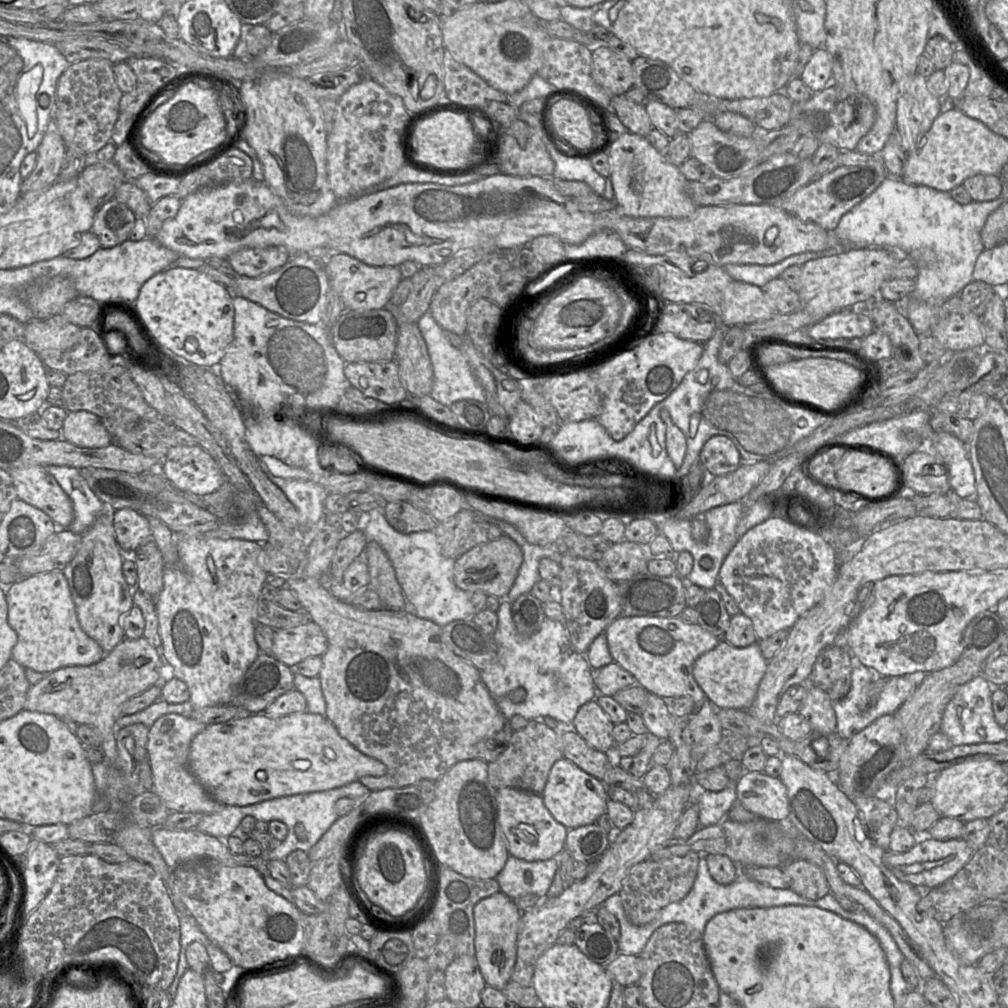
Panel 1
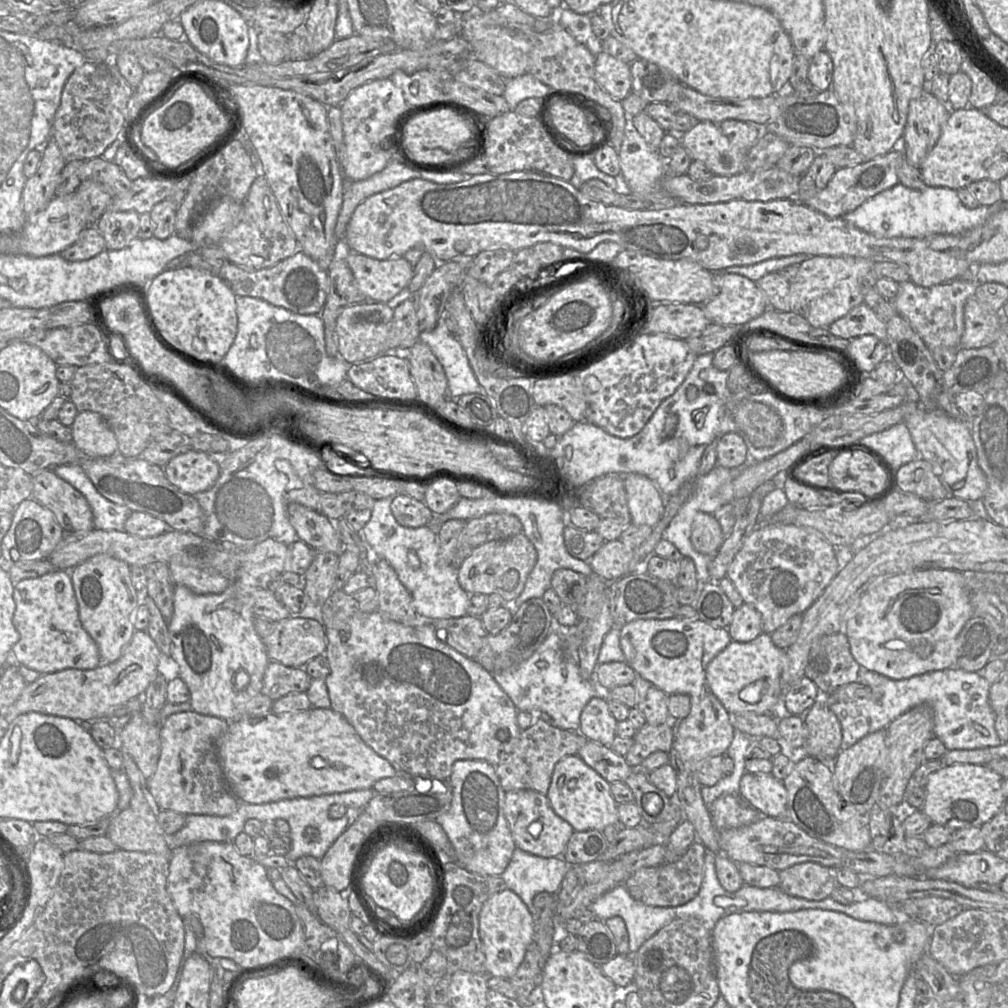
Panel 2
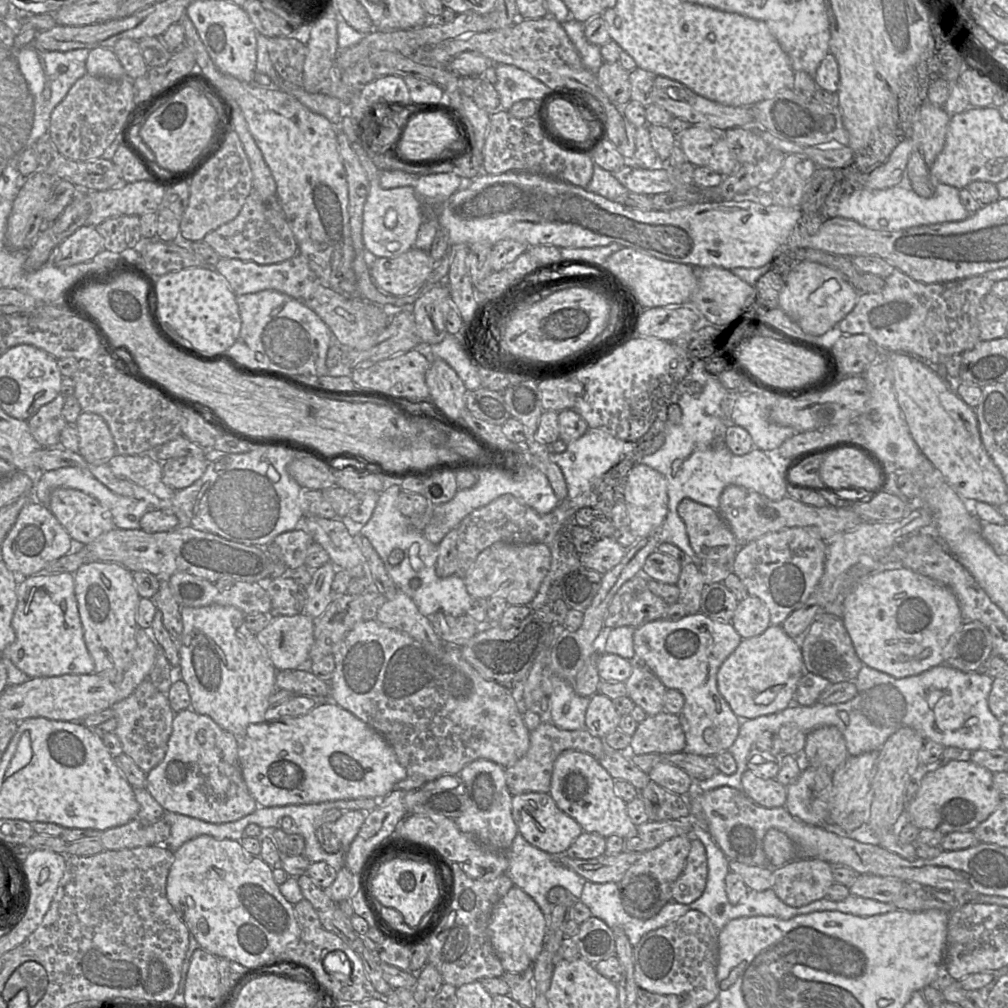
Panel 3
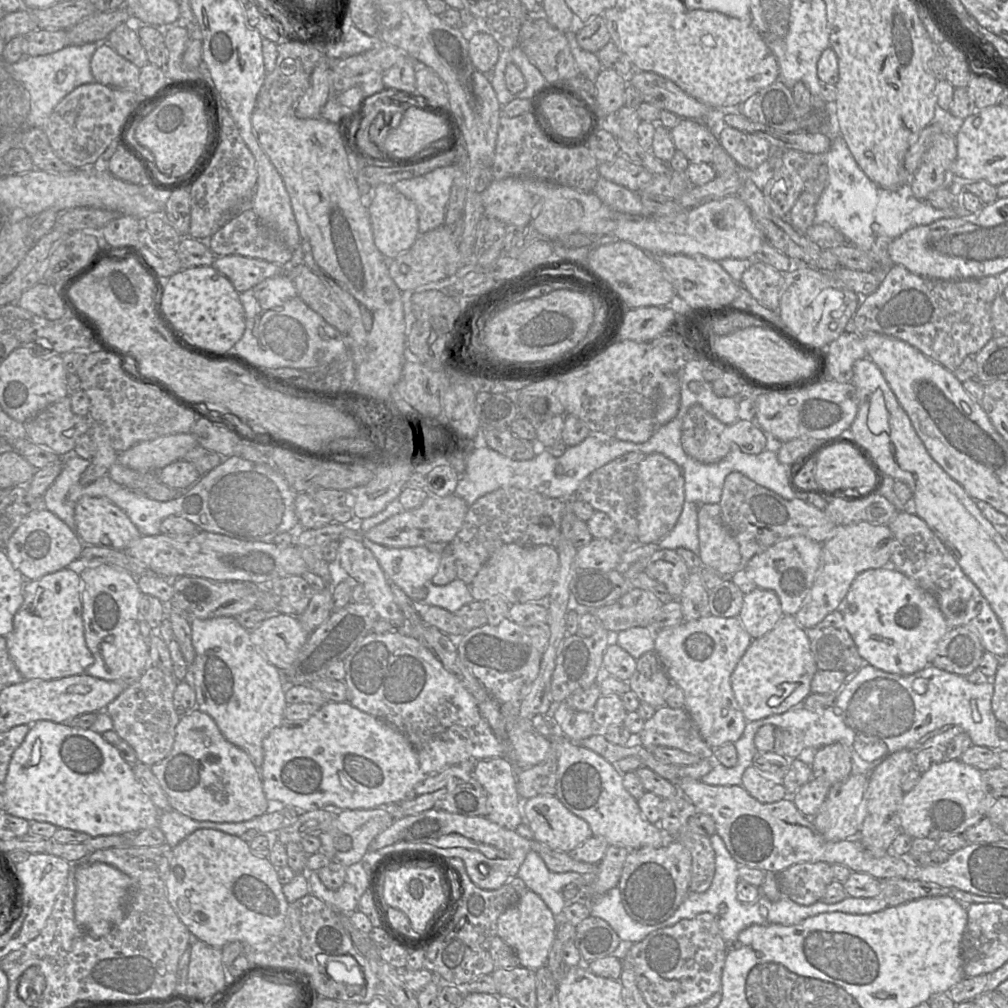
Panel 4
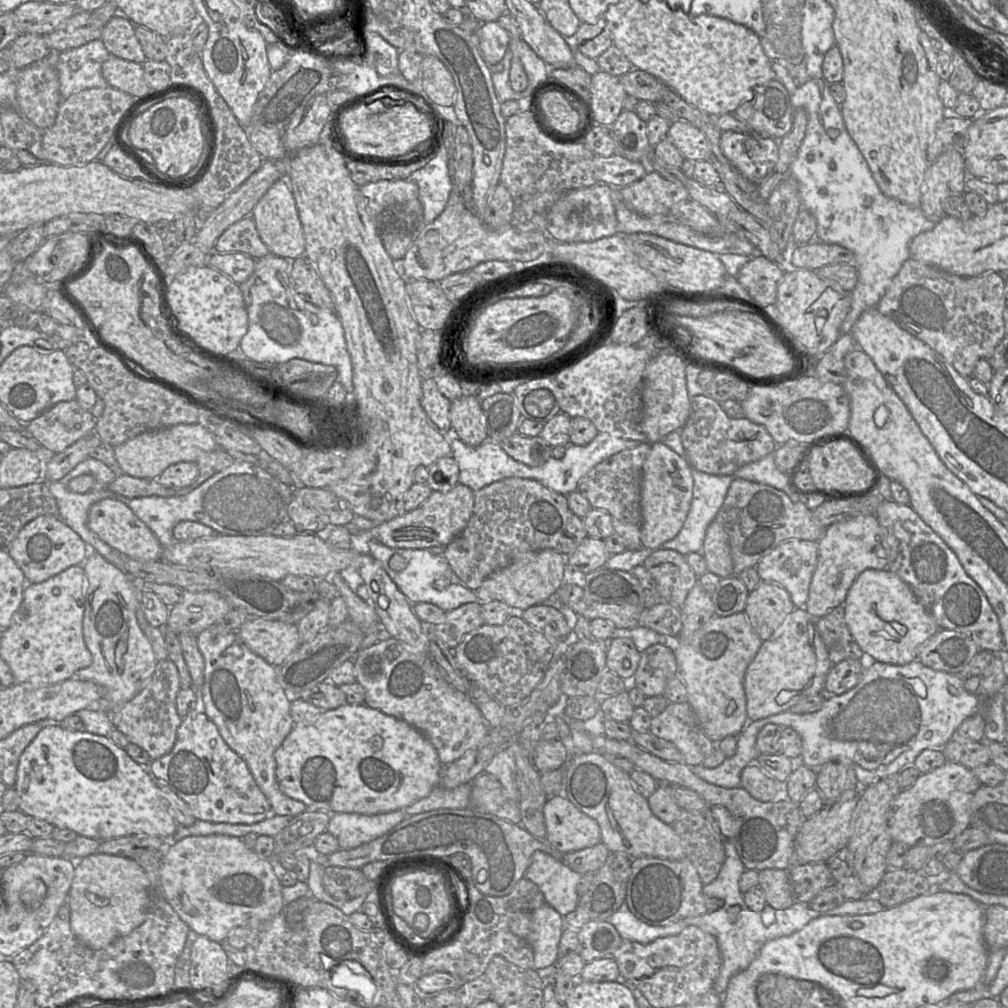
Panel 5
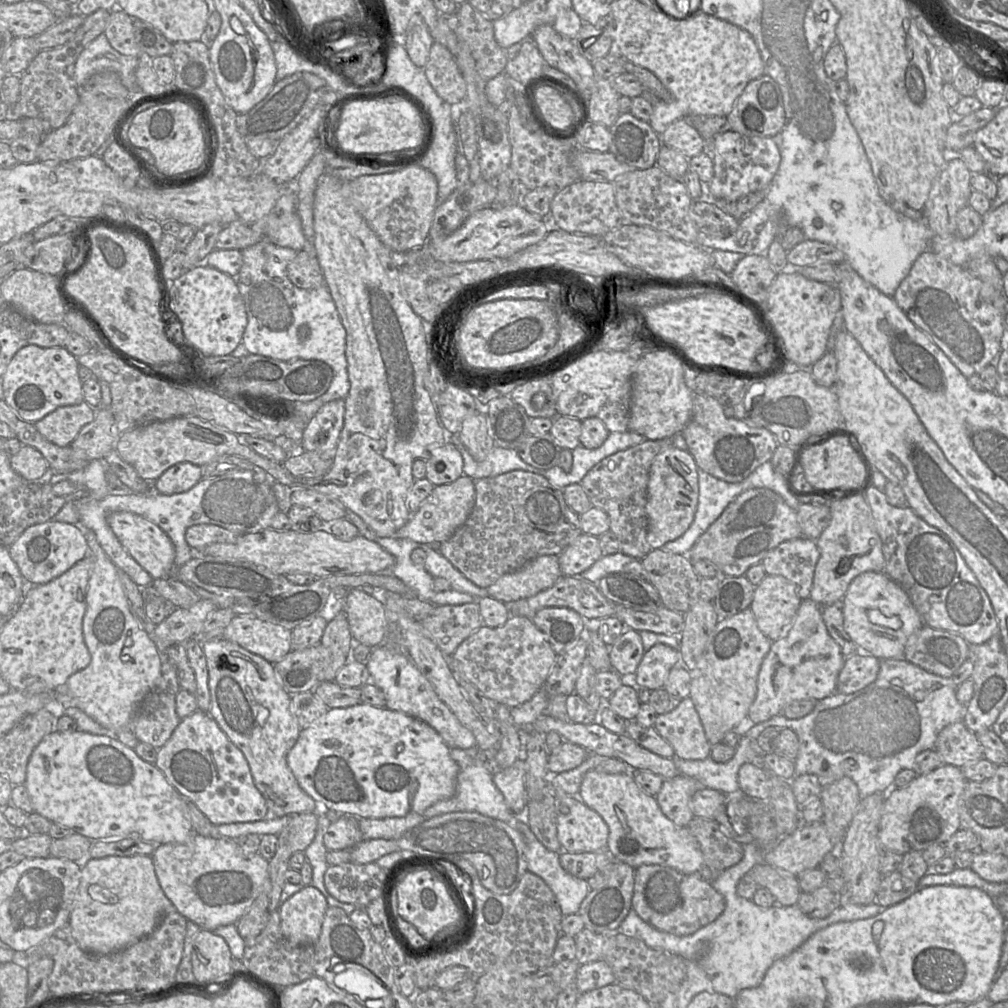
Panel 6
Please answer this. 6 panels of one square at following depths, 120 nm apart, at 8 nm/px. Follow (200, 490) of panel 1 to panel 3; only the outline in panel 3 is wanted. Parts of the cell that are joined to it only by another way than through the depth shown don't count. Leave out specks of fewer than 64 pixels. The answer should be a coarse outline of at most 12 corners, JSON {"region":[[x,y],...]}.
{"region":[[194,456],[162,463],[164,482],[174,490],[191,486],[207,469]]}

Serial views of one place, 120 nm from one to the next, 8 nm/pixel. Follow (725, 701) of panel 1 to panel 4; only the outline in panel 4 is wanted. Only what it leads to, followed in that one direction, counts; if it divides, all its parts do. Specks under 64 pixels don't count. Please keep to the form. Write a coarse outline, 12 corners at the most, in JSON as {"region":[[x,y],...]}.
{"region":[[784,615],[752,639],[730,682],[752,722],[802,705],[817,670]]}

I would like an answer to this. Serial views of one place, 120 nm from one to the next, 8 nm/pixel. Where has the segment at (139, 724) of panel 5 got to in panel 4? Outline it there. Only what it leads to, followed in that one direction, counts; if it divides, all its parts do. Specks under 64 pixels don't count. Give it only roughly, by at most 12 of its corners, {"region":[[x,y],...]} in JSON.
{"region":[[149,666],[105,708],[149,767],[180,720],[173,673]]}

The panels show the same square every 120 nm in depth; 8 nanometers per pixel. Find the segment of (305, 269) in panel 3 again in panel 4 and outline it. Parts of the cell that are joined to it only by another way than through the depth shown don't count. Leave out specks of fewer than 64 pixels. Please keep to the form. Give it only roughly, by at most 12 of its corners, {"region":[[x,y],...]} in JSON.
{"region":[[242,255],[212,266],[238,293],[286,274],[286,267]]}

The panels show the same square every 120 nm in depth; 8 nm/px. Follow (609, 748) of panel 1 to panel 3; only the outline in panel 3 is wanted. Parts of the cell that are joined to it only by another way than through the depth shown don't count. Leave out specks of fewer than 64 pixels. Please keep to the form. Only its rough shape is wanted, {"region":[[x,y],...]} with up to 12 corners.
{"region":[[598,692],[588,705],[585,729],[604,739],[619,730],[613,700]]}

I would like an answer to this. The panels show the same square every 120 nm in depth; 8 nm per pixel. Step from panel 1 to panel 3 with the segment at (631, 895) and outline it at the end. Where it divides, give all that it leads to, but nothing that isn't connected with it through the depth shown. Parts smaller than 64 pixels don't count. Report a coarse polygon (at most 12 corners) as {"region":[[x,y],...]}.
{"region":[[692,838],[671,901],[691,904],[705,890],[706,849]]}

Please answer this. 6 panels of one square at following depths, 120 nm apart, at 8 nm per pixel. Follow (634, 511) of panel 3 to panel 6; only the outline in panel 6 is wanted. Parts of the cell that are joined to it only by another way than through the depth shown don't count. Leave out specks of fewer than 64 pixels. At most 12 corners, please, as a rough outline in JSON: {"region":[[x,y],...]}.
{"region":[[675,446],[651,464],[647,542],[660,549],[694,520],[698,466]]}

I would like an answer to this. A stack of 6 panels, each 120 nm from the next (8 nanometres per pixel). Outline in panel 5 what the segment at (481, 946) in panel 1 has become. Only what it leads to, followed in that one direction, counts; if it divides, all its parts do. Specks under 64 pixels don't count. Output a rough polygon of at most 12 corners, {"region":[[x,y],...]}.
{"region":[[547,903],[520,913],[510,931],[528,941],[536,970],[554,965],[565,929]]}

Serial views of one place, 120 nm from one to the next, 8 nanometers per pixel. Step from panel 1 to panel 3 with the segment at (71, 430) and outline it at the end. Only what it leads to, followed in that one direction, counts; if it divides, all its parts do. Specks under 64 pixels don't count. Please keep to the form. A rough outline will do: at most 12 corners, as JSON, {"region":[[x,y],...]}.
{"region":[[82,412],[79,453],[99,465],[117,454],[102,416]]}

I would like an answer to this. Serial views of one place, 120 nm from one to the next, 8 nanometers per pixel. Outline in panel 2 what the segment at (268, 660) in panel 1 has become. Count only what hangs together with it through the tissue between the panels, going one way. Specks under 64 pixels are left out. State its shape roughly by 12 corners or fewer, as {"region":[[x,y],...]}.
{"region":[[270,661],[261,694],[276,701],[307,692],[304,668]]}

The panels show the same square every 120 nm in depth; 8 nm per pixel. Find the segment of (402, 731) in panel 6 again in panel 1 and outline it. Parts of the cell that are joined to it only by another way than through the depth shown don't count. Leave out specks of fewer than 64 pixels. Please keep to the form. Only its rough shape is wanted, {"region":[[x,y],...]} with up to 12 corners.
{"region":[[325,717],[207,725],[188,767],[224,805],[334,789],[387,767]]}

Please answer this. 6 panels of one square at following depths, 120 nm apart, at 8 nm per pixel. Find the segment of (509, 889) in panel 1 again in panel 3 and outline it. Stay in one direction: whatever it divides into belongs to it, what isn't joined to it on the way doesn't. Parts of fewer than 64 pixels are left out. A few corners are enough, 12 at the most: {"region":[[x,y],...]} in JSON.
{"region":[[519,833],[505,872],[549,918],[556,886],[579,899],[587,881]]}

